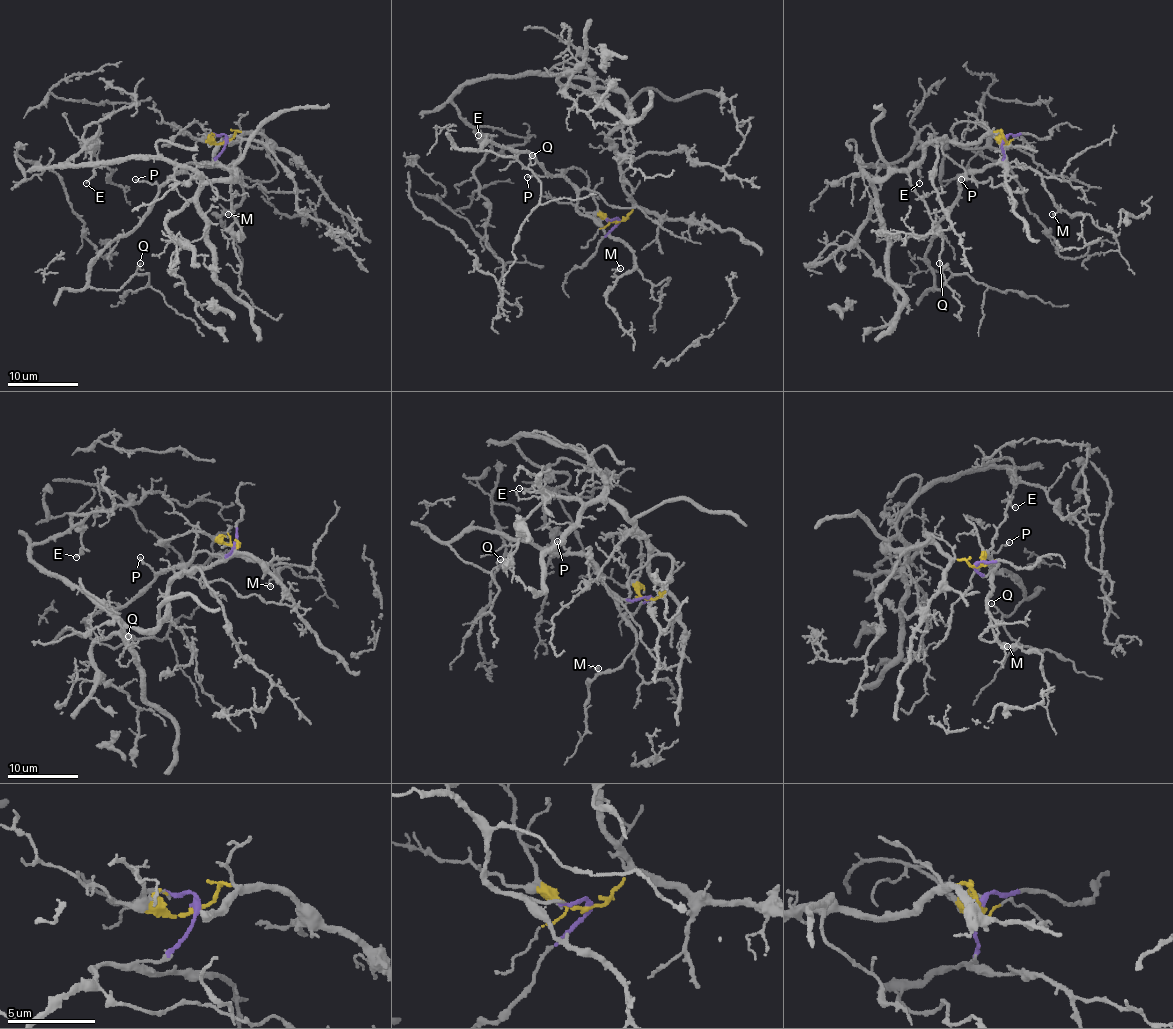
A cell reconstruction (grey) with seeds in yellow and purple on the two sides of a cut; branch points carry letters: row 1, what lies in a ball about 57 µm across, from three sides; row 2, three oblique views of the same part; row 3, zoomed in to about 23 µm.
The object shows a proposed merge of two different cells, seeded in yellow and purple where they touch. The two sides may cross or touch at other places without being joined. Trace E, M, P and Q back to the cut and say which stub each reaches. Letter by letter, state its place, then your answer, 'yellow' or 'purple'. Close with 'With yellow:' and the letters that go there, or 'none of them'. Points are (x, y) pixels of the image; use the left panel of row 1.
E: (86, 183) | yellow
M: (228, 214) | purple
P: (135, 179) | purple
Q: (140, 263) | purple
With yellow: E

